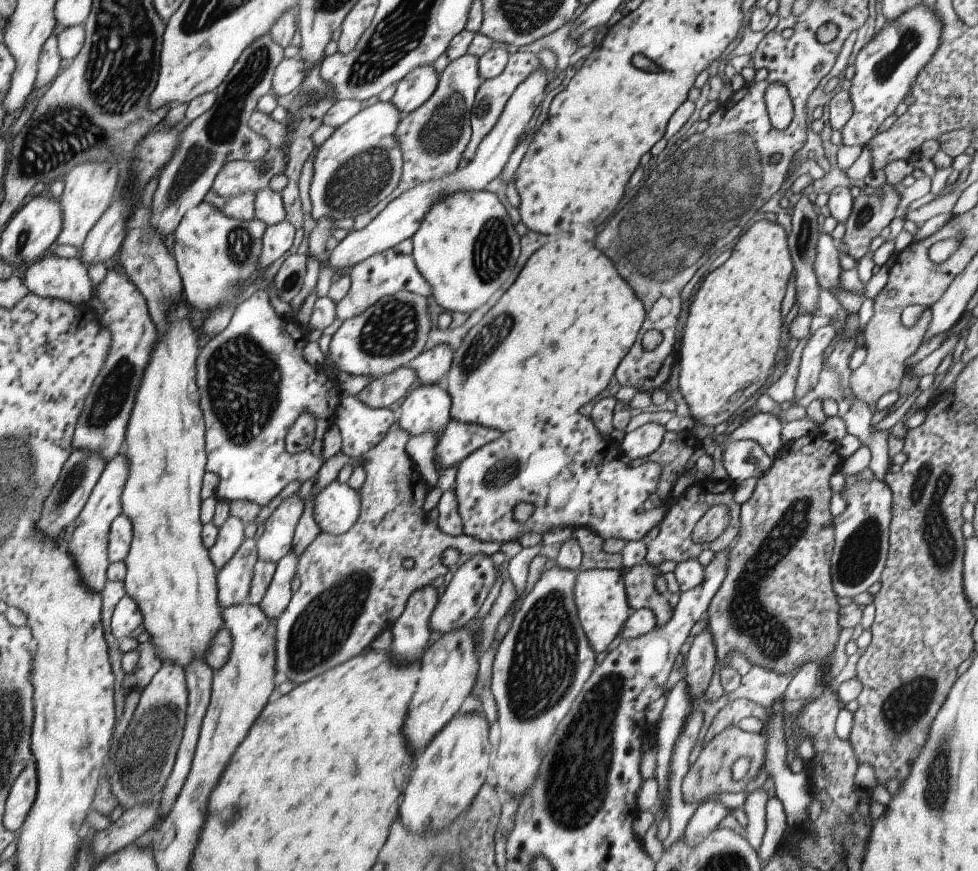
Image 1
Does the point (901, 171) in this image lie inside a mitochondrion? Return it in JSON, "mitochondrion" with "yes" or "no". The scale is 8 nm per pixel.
{"mitochondrion":"no"}

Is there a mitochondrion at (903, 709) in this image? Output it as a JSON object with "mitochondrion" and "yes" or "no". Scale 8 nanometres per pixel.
{"mitochondrion":"yes"}

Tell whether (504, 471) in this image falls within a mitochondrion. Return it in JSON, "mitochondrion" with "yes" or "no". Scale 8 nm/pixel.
{"mitochondrion":"yes"}

